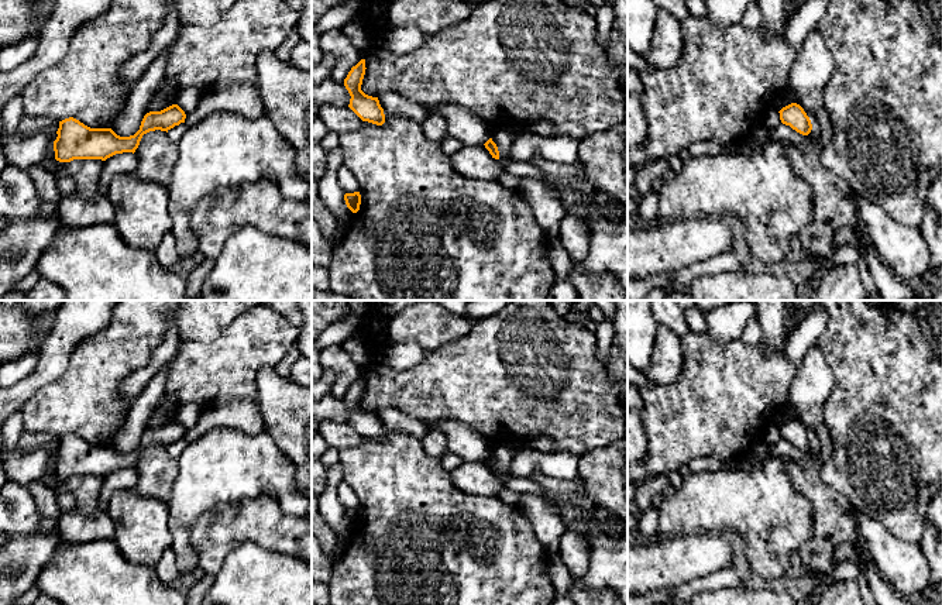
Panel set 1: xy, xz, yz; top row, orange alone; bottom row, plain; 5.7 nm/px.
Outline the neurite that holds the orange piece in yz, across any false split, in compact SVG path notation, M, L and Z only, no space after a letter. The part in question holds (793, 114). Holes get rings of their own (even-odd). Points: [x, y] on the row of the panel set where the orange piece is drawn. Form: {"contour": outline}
{"contour": "M791 103L783 107L778 113L783 124L790 126L802 135L808 135L811 133L811 120L800 104Z"}

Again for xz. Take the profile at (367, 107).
{"contour": "M361 59L355 66L351 68L344 79L344 86L351 96L348 107L362 121L382 126L385 123L385 114L378 97L368 96L361 90L365 69L365 59Z"}

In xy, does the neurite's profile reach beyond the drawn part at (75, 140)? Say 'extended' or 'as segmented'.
as segmented

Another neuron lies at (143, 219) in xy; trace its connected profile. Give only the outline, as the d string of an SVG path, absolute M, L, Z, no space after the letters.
M133 172L116 175L109 186L107 199L111 202L116 220L114 228L130 247L157 251L161 240L172 230L168 210L168 190L158 183L138 179Z

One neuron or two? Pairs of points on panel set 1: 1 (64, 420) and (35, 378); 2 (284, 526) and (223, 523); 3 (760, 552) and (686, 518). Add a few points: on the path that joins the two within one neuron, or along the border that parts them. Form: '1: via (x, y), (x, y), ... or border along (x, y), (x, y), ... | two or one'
1: border along (68, 367), (54, 381), (41, 387), (20, 409) | two
2: via (268, 526), (264, 523), (239, 523) | one
3: via (748, 530), (735, 518), (707, 518) | one

